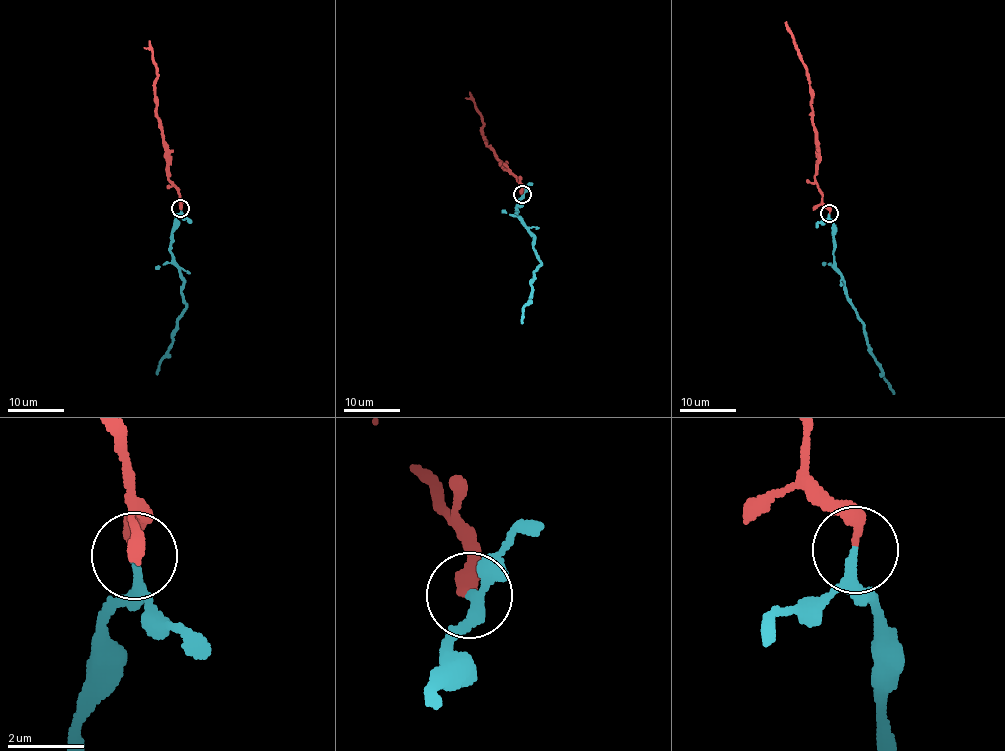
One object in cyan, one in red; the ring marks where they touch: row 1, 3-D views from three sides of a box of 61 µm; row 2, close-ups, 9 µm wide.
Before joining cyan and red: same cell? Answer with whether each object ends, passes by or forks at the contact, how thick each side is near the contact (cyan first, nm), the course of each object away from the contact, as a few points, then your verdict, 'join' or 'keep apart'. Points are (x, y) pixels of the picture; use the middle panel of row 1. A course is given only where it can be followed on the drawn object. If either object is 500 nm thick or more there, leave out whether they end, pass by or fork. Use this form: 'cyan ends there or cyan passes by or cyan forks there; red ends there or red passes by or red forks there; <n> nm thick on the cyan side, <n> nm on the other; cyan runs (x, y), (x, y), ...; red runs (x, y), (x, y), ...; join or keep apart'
cyan passes by; red ends there; 170 nm thick on the cyan side, 280 nm on the other; cyan runs (521, 194), (516, 215), (533, 237), (533, 248), (540, 264), (524, 308), (522, 323); red runs (521, 194), (518, 180), (503, 168), (501, 160), (486, 143), (482, 116), (469, 91); join

